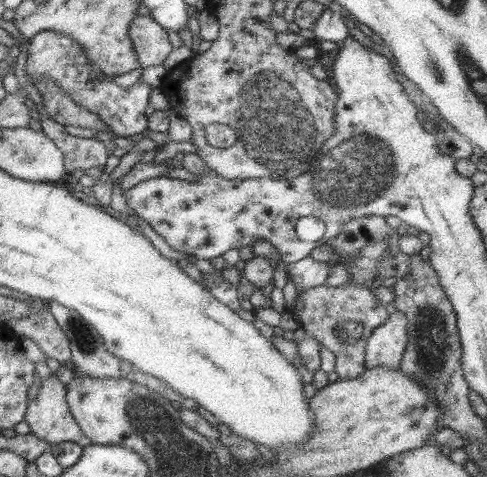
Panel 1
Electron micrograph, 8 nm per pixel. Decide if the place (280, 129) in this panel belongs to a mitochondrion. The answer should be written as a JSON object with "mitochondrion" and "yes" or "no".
{"mitochondrion":"yes"}

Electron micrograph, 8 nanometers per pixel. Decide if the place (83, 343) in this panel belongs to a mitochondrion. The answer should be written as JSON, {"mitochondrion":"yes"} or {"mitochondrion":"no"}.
{"mitochondrion":"yes"}

